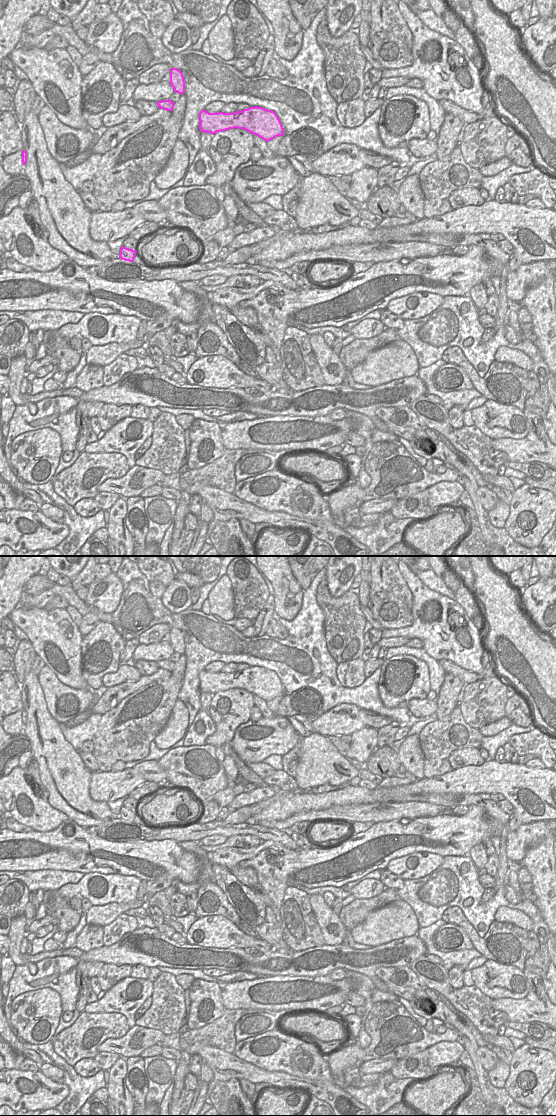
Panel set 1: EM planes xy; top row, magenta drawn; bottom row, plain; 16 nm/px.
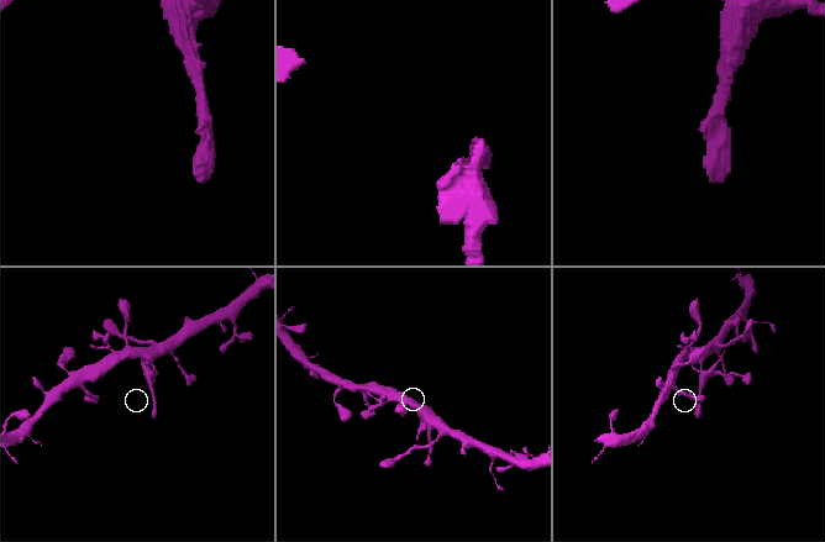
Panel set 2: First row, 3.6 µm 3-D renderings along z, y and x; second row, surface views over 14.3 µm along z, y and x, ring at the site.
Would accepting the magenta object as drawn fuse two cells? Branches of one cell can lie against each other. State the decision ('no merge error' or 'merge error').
merge error

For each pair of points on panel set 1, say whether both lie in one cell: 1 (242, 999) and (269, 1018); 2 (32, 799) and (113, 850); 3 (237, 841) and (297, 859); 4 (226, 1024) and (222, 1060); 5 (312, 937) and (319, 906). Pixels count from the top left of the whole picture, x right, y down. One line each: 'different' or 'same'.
1: different
2: different
3: different
4: different
5: different

